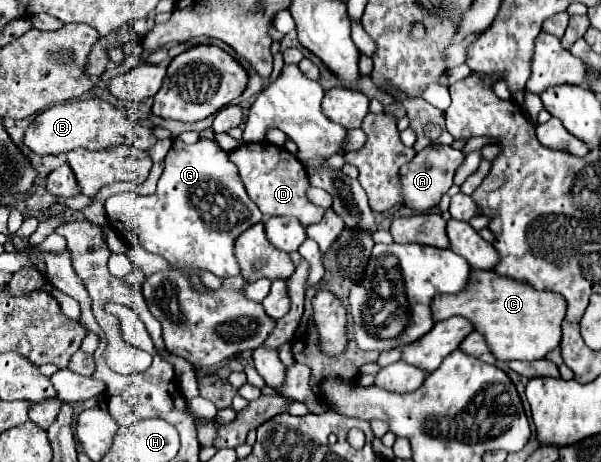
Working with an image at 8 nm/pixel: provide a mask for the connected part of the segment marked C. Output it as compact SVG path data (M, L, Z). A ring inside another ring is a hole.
M473 271L473 279L477 283L469 283L461 293L433 297L431 315L435 323L455 315L469 319L499 361L543 359L561 343L561 321L567 309L563 297L551 291L537 291L527 283L495 275L493 271Z

